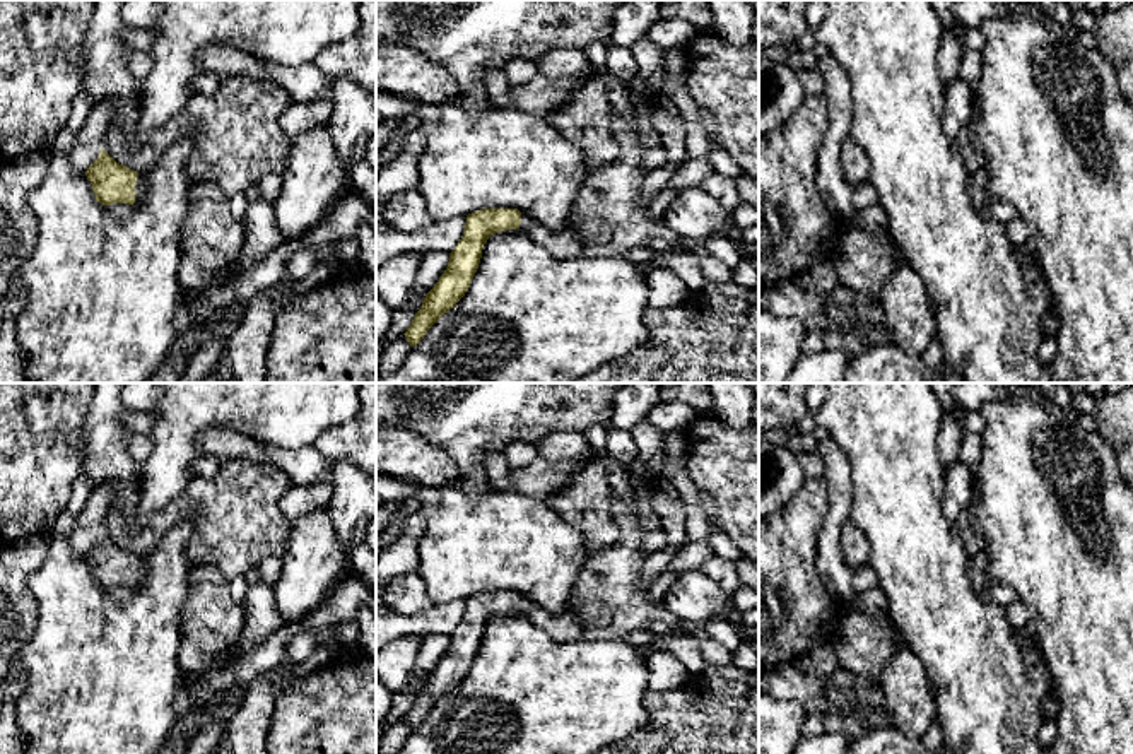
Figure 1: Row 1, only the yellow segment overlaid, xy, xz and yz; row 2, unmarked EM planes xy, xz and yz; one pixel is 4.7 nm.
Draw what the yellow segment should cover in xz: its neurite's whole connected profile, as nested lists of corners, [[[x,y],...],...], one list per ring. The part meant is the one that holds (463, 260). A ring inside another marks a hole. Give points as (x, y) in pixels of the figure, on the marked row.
[[[482,209],[467,215],[465,231],[436,286],[426,294],[412,325],[403,333],[408,344],[417,345],[427,330],[468,291],[478,268],[487,239],[501,231],[521,229],[555,258],[571,258],[583,253],[583,243],[574,229],[549,231],[535,217],[518,209]]]

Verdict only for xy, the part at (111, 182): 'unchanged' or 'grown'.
grown

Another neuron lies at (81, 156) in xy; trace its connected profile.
[[[75,140],[68,150],[72,166],[79,173],[85,173],[87,168],[97,159],[101,149],[103,149],[101,145],[87,145]]]

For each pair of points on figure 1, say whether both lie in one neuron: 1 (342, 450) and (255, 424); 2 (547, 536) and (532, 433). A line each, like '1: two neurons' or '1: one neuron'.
1: two neurons
2: two neurons

